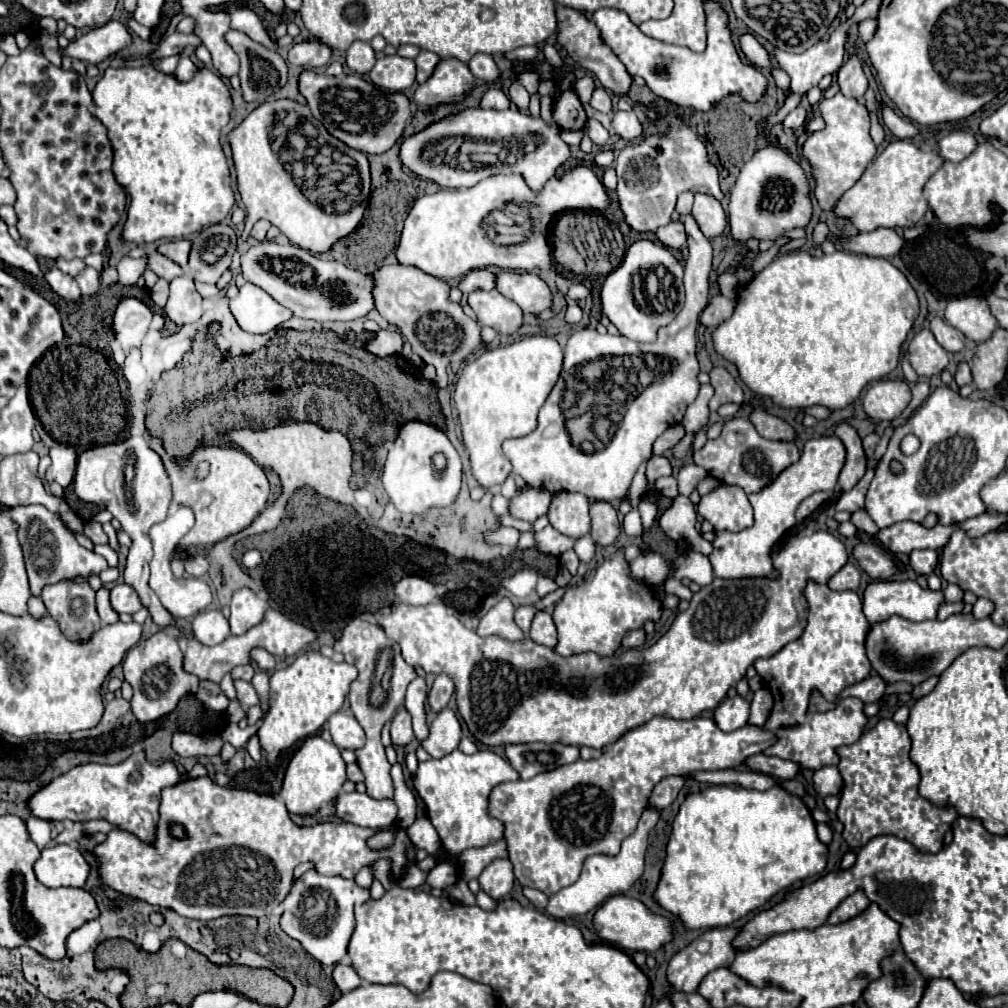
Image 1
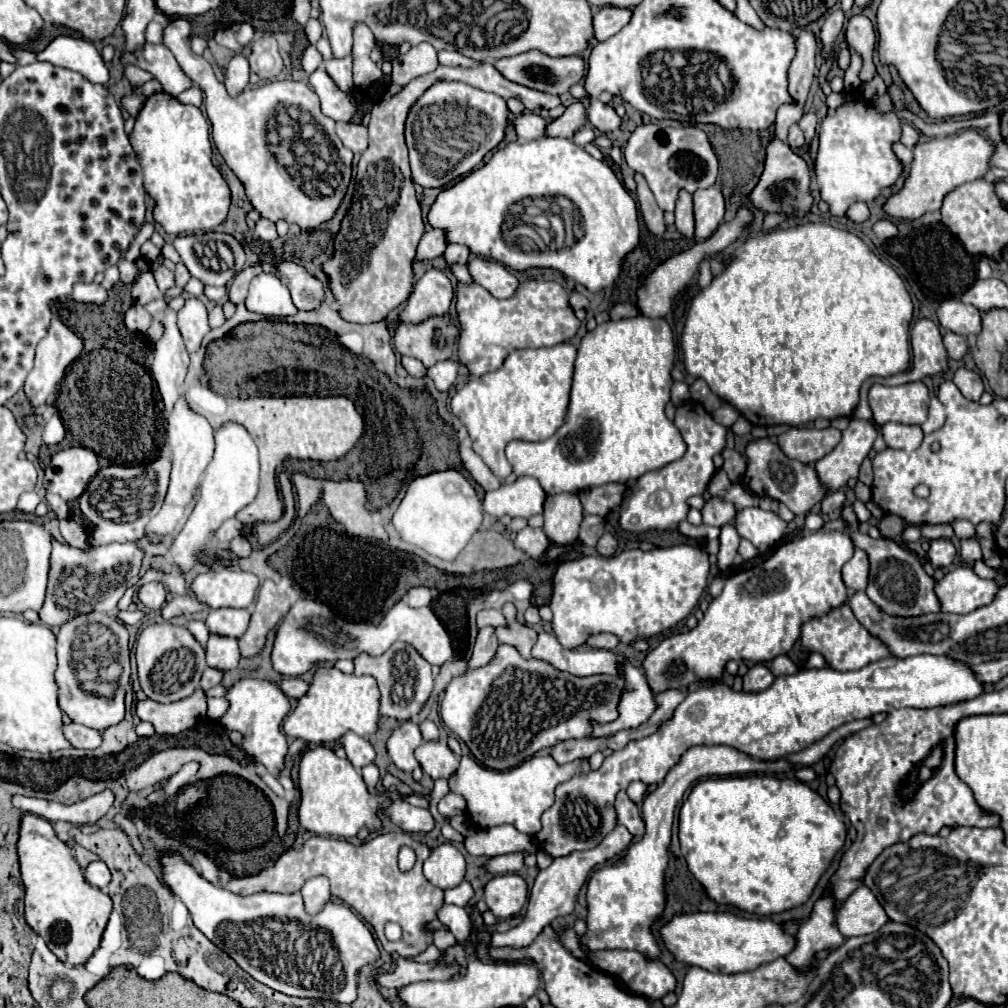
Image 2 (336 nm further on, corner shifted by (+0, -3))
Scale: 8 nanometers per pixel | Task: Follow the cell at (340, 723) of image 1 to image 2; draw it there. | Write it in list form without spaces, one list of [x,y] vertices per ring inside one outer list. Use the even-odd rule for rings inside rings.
[[[356,733],[344,735],[342,745],[344,745],[344,749],[346,749],[346,755],[348,755],[350,763],[352,763],[356,769],[362,769],[362,767],[374,763],[374,759],[376,759],[376,751],[374,751],[374,747],[370,745],[370,741],[364,739],[364,737],[360,737],[360,735],[356,735]]]

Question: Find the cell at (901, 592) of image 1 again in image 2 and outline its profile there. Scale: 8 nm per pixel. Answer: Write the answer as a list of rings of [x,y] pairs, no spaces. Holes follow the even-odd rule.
[[[958,567],[936,583],[936,595],[946,613],[970,613],[994,601],[1000,585],[996,579],[982,579],[972,567]]]

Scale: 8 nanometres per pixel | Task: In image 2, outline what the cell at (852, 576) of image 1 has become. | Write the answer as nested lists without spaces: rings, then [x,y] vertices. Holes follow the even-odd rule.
[[[856,549],[852,559],[842,569],[842,579],[846,587],[852,591],[864,591],[868,585],[868,569],[870,569],[870,563],[868,563],[866,551]]]

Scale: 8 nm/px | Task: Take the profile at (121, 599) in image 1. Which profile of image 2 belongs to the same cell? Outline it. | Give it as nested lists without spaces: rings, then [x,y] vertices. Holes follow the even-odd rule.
[[[158,581],[146,583],[146,585],[142,585],[142,587],[138,589],[138,599],[140,599],[140,603],[142,603],[144,607],[148,607],[148,609],[154,609],[154,611],[164,607],[166,595],[168,595],[166,587],[164,587],[162,583],[158,583]]]

